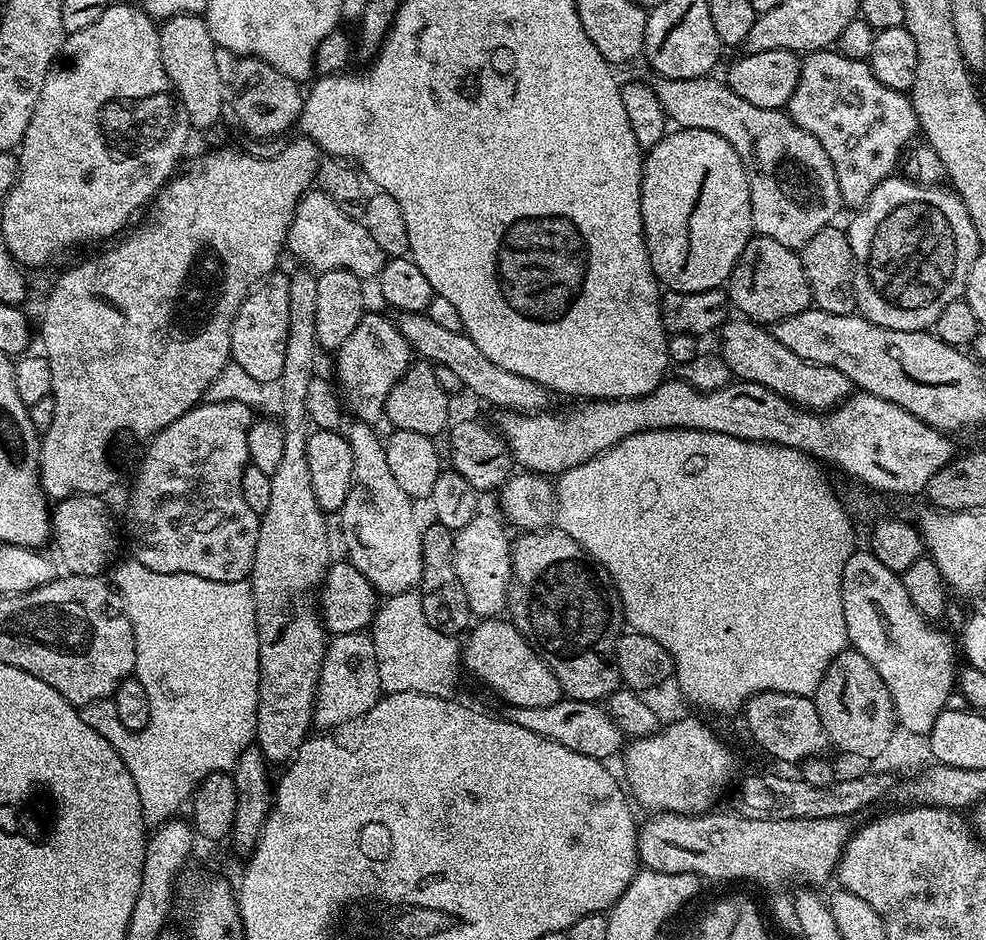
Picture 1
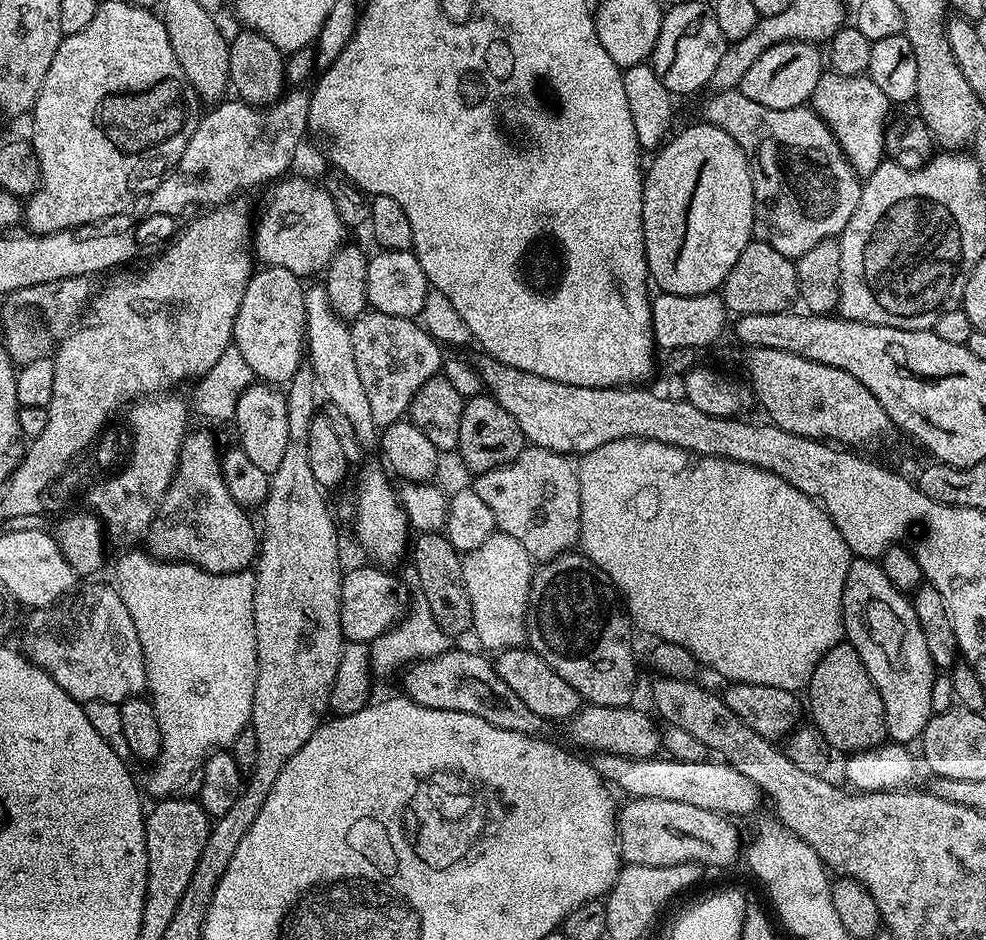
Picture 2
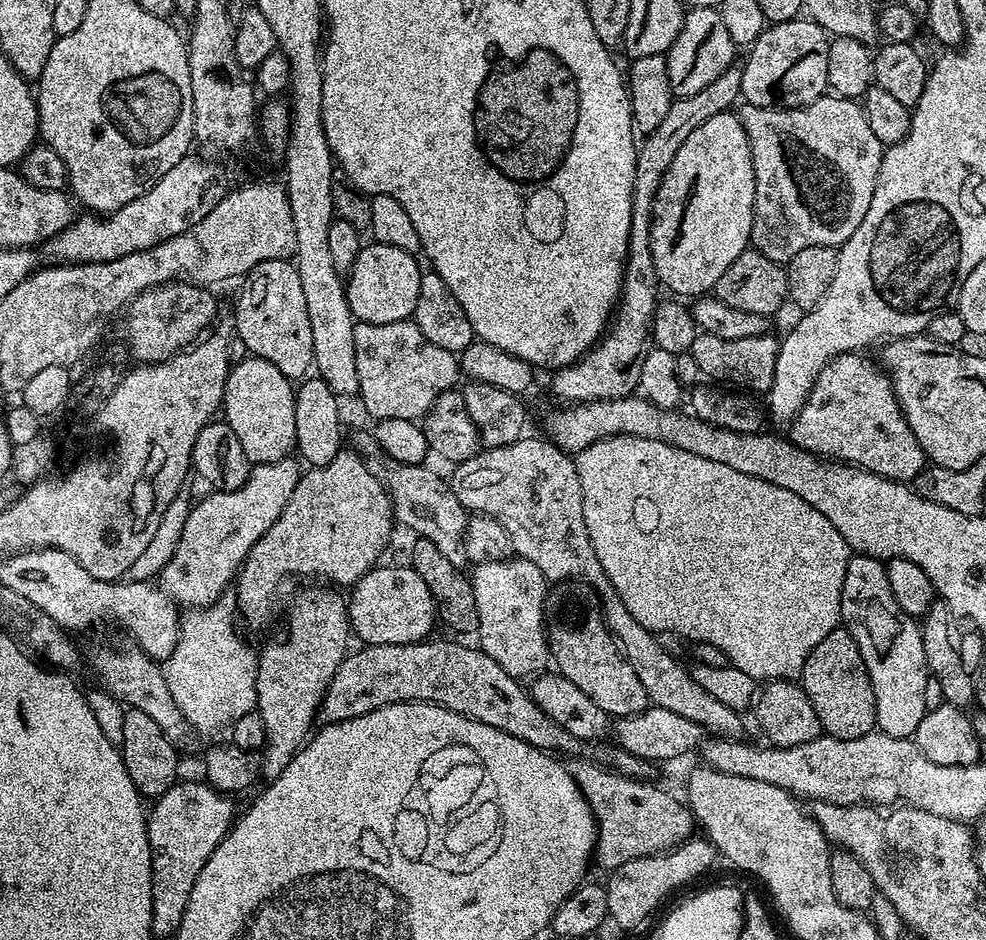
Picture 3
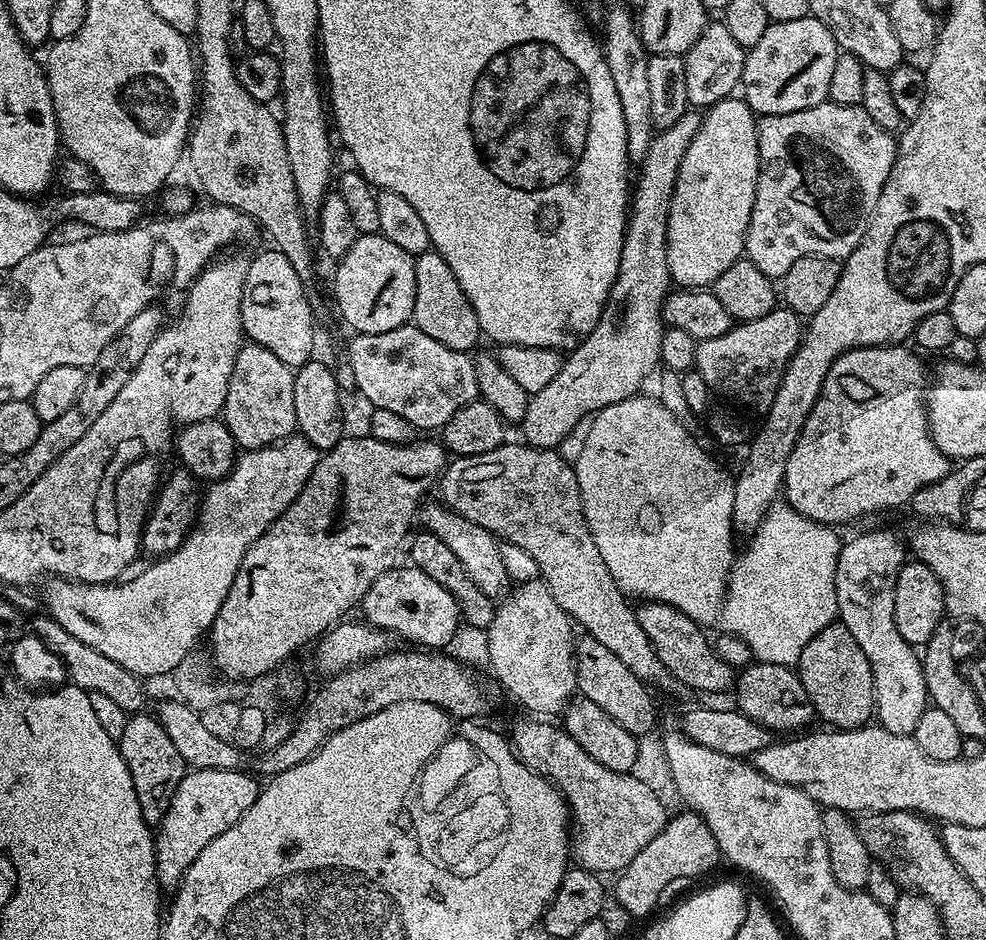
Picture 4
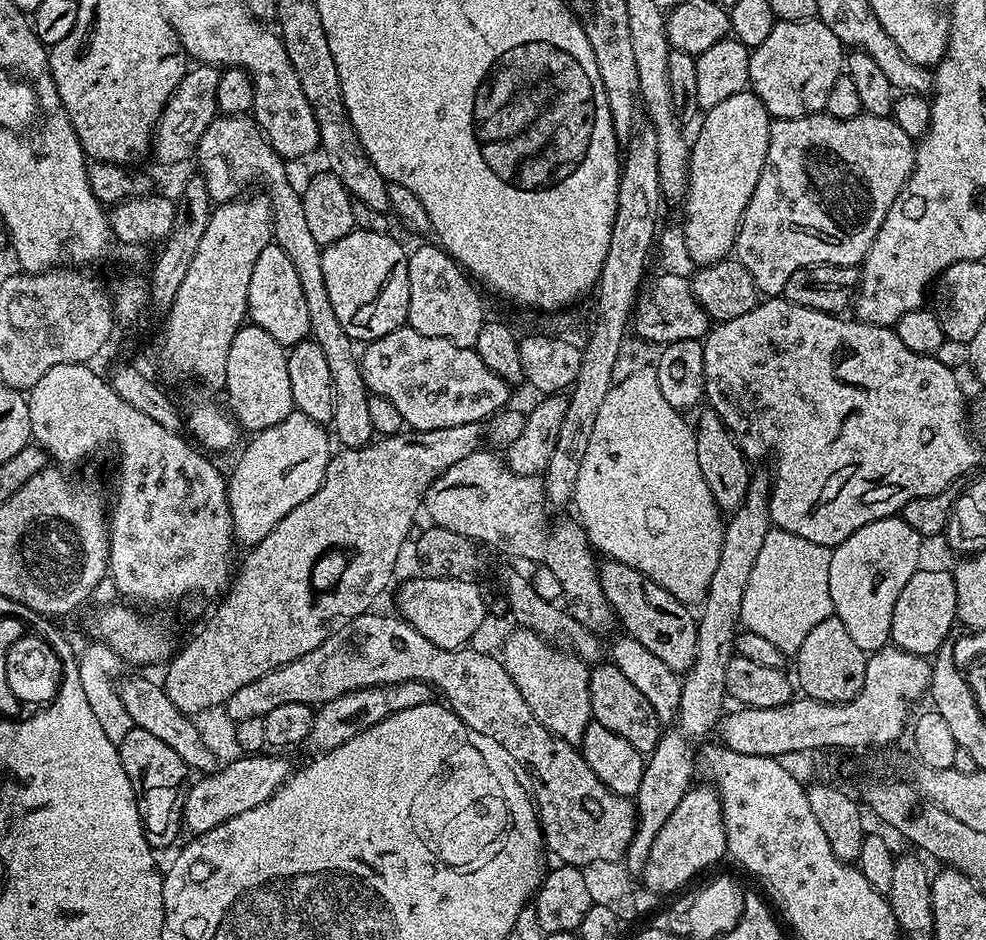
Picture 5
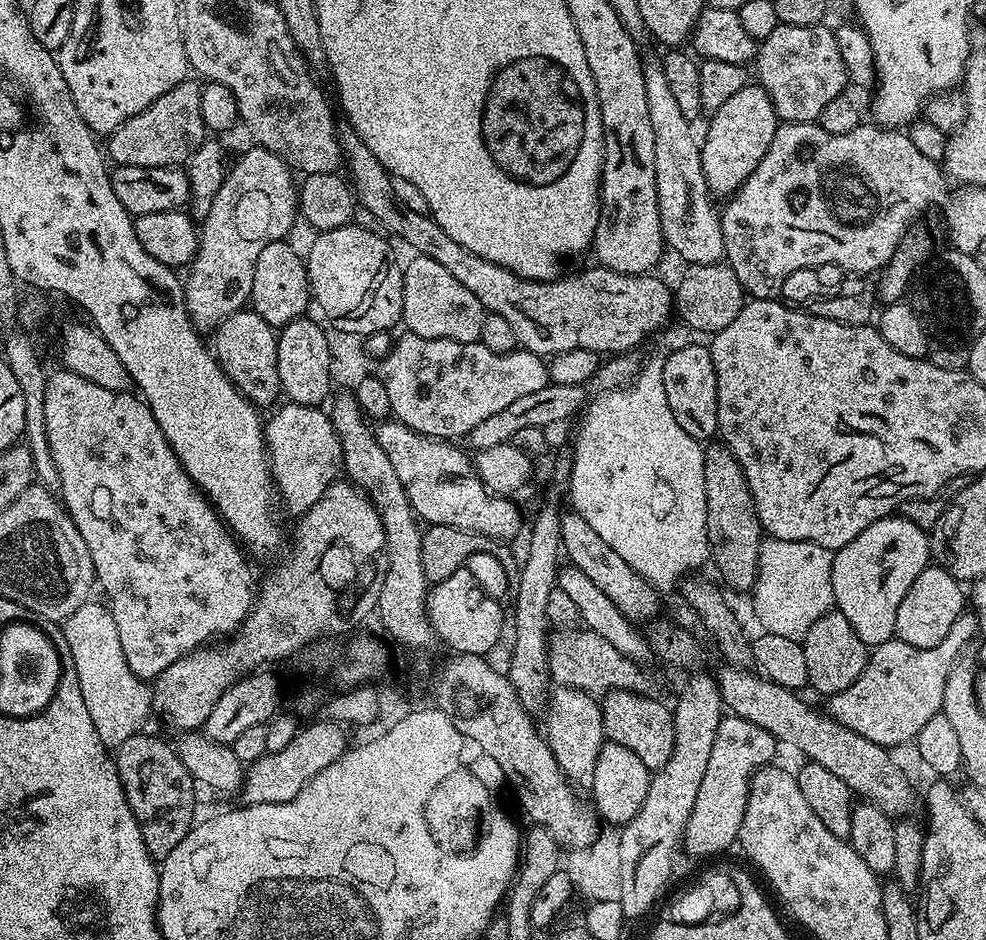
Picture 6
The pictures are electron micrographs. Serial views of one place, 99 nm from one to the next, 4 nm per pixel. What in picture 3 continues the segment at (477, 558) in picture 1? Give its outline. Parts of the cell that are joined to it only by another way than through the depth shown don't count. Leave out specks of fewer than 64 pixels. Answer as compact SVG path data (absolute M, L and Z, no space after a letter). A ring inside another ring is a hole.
M509 558L477 564L471 569L470 579L474 602L478 602L478 647L506 674L517 678L535 677L550 664L546 624L546 601L550 591L549 581L534 562Z

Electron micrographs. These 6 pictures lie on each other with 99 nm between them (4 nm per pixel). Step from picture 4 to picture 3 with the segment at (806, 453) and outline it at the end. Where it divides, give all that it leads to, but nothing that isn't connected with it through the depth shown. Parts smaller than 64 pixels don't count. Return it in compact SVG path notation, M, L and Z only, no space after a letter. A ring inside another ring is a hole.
M860 354L836 356L821 370L816 385L812 387L812 395L790 425L791 439L798 447L813 452L815 456L855 464L857 468L865 468L867 472L876 472L891 480L915 481L916 475L926 464L924 451L921 450L920 443L914 438L910 426L904 420L896 392L892 389L892 381L873 361L872 365L862 357Z

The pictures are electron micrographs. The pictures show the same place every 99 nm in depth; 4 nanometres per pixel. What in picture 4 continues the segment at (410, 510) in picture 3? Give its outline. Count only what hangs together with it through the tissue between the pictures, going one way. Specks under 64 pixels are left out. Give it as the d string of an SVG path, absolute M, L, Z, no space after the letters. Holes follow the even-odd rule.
M439 501L430 504L425 503L418 512L418 520L427 531L434 533L442 542L450 547L458 560L465 567L466 574L473 579L474 584L480 590L493 600L498 600L509 595L512 588L506 566L502 563L500 554L500 544L491 532L486 531L484 527L470 522L466 517L452 511L447 505Z

